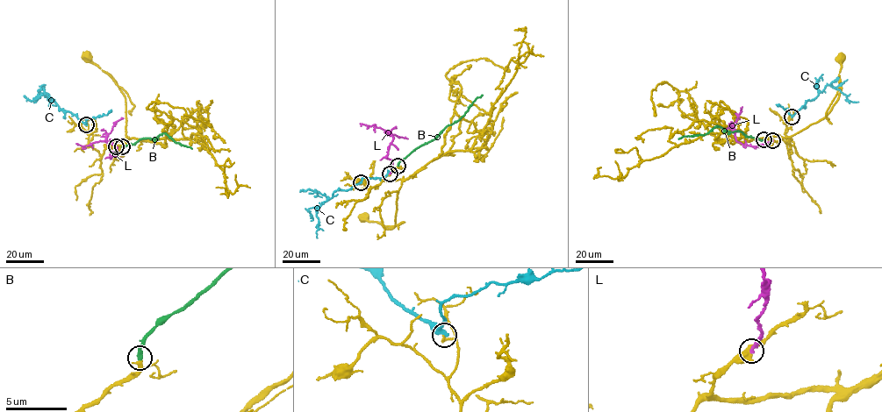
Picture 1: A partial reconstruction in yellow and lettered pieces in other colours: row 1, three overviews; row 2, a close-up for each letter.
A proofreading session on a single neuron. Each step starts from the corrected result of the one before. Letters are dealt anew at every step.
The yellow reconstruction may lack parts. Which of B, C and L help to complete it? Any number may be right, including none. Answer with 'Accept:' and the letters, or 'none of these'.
Accept: B

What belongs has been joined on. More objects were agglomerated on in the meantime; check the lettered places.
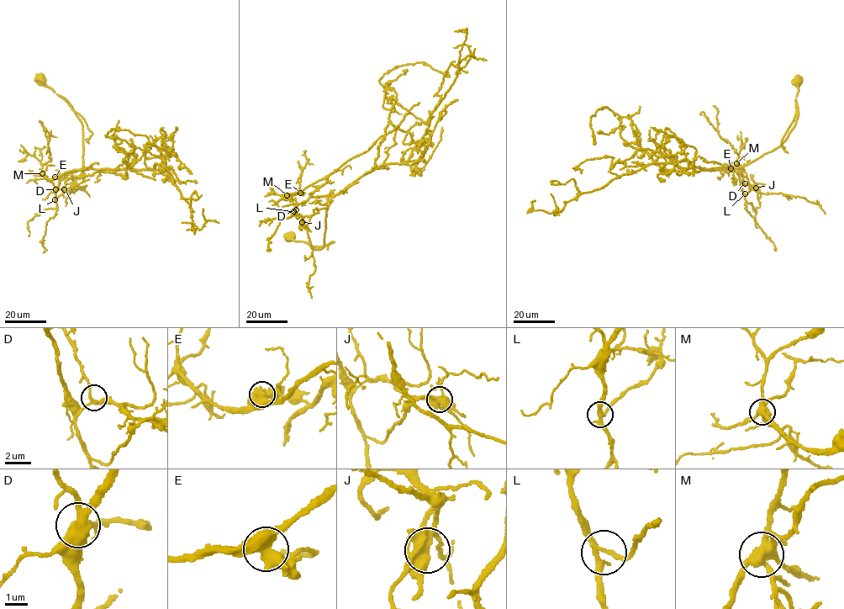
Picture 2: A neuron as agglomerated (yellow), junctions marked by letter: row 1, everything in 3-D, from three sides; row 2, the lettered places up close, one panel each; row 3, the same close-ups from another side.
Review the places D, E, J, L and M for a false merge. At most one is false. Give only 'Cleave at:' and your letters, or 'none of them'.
Cleave at: M

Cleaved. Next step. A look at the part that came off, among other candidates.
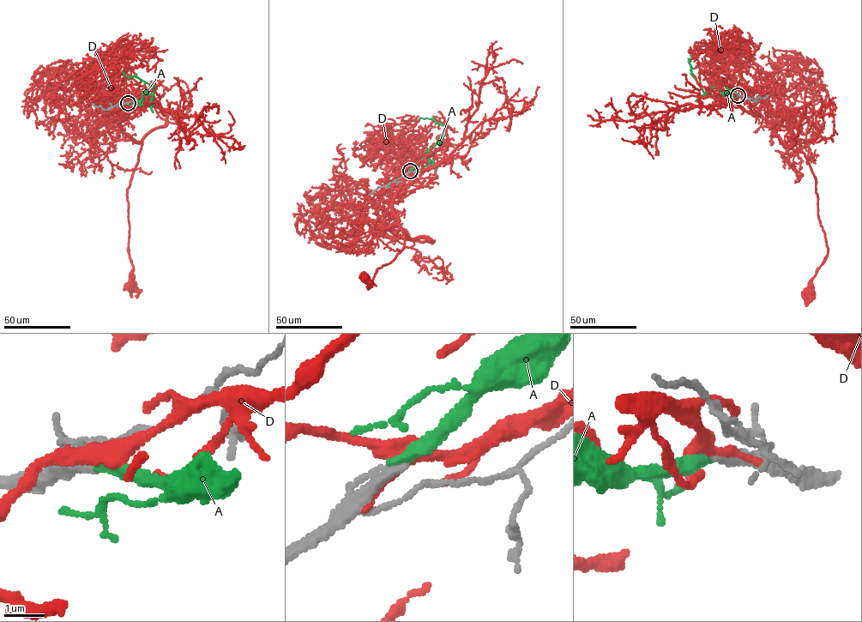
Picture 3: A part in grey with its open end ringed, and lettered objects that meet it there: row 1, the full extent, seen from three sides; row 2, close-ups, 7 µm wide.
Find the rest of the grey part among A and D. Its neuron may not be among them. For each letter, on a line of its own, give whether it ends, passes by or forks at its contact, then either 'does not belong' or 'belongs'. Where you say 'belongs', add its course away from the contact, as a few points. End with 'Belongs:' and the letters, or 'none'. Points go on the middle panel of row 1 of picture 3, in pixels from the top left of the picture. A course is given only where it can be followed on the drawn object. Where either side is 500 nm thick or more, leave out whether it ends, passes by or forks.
A: it ends; belongs; course (410, 171), (445, 134), (445, 125), (431, 118), (418, 118)
D: it ends; does not belong
Belongs: A

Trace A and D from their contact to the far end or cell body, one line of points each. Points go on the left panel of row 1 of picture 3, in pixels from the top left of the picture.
A: (128, 103), (149, 105), (154, 92), (151, 85), (122, 72)
D: (128, 103), (121, 111), (103, 97), (115, 113), (123, 112), (124, 140), (142, 144), (127, 190), (130, 286)

